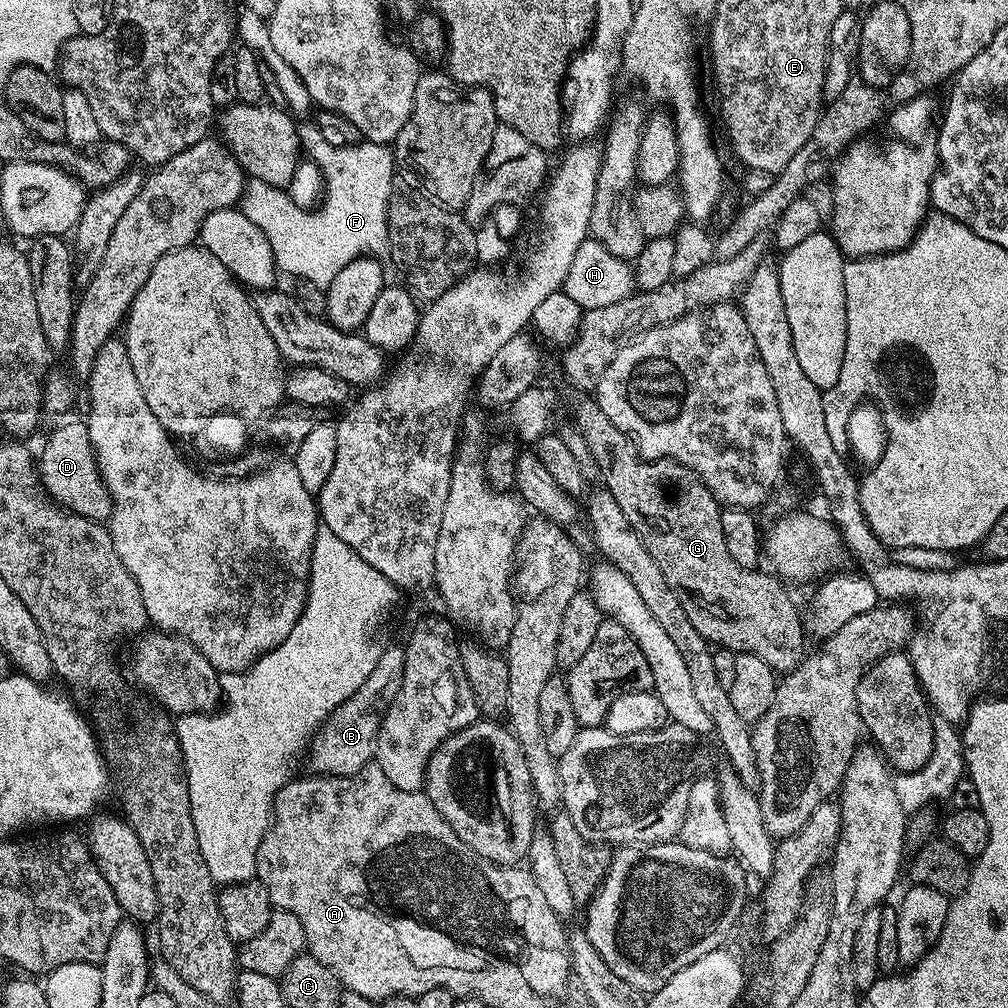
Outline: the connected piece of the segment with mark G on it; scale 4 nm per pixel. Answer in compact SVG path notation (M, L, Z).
M594 398L577 402L574 427L582 434L585 444L589 447L590 454L594 454L594 462L600 468L603 487L607 488L608 492L614 494L614 500L618 502L622 514L626 514L626 522L630 522L630 526L638 534L638 538L642 538L646 550L650 550L650 558L654 558L654 562L658 562L658 570L662 570L666 582L671 588L676 589L680 605L686 610L686 618L690 618L690 622L694 622L694 630L698 630L698 634L702 634L702 638L707 640L709 645L716 648L726 648L729 652L737 654L745 652L746 654L754 654L754 658L762 658L762 662L766 662L766 666L770 666L773 672L777 674L793 672L806 655L806 647L804 648L806 633L804 631L801 609L799 607L796 609L796 604L792 601L791 594L783 588L785 585L775 575L763 576L760 570L743 568L738 566L738 562L734 562L734 558L730 558L730 554L726 550L726 538L722 538L722 518L720 517L722 505L716 501L712 491L700 481L700 477L687 468L686 465L680 464L676 460L650 460L641 456L636 441L622 430L618 430L618 426L614 426L614 422L610 422L610 418L606 418L606 414L602 414L600 404Z

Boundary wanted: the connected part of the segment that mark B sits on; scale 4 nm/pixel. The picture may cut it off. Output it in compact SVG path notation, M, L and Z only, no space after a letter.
M385 647L381 651L378 662L374 662L374 670L370 670L370 678L335 708L328 715L328 721L316 731L310 745L310 760L312 756L313 773L321 776L349 776L358 774L367 764L373 763L376 755L376 739L378 730L384 721L390 702L398 694L402 686L402 674L406 670L406 658L403 647Z

